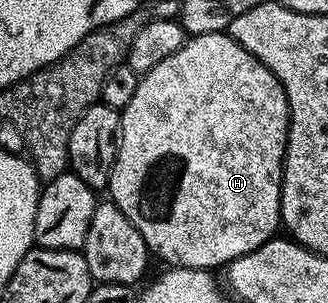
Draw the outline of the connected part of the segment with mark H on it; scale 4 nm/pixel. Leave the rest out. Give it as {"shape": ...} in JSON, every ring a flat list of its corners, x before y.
{"shape":[[224,31,185,38,178,53,170,53,166,61,158,61,154,69,140,75,138,89,130,97,130,105,120,111,120,144,116,150,116,160,108,178,107,194,111,202,142,233,149,252,165,259,172,267,198,267,201,269,227,268,229,263,273,238,281,230,280,183,284,179,284,150,288,147,288,98,274,73,258,57,254,57,238,41]]}

